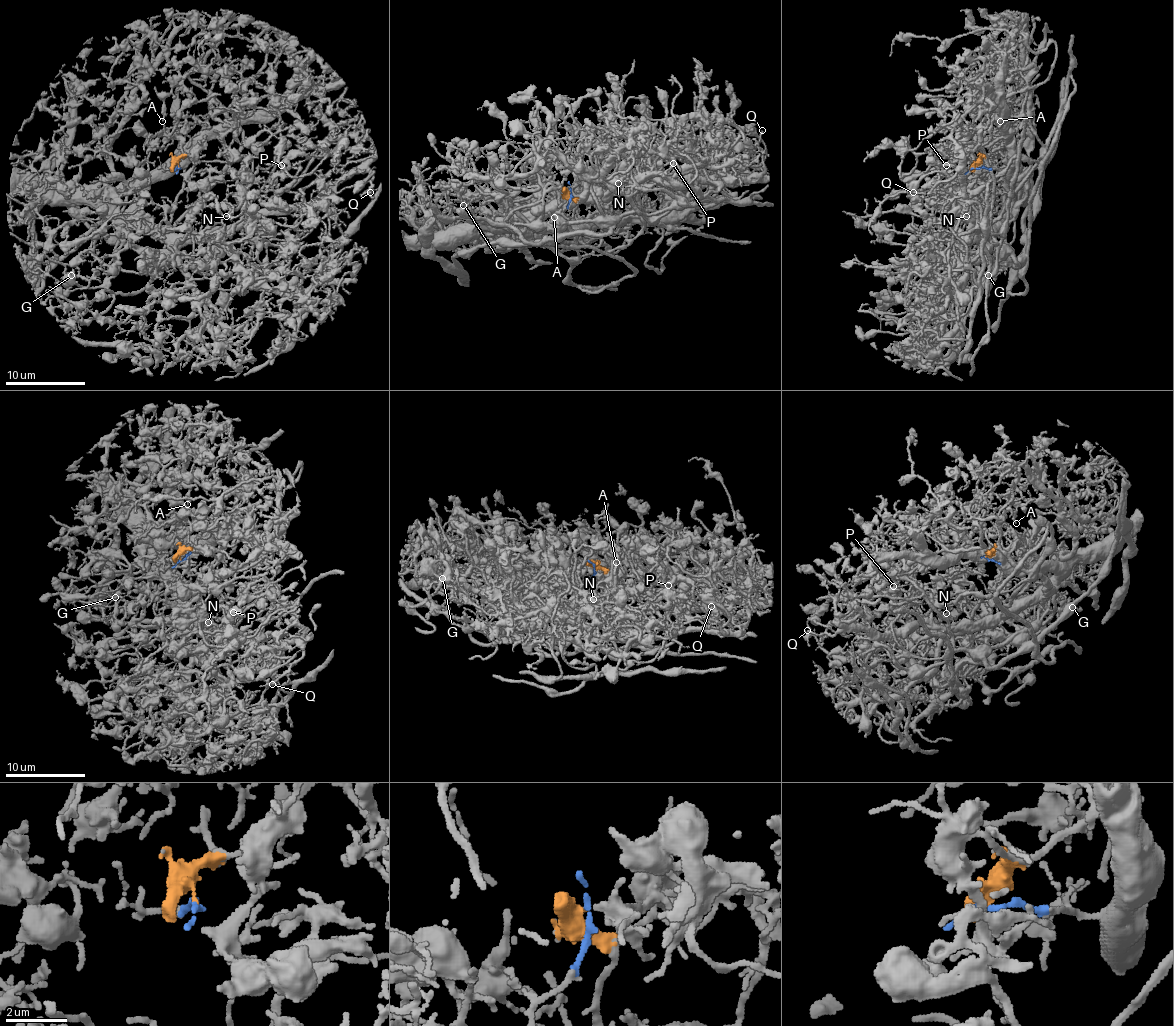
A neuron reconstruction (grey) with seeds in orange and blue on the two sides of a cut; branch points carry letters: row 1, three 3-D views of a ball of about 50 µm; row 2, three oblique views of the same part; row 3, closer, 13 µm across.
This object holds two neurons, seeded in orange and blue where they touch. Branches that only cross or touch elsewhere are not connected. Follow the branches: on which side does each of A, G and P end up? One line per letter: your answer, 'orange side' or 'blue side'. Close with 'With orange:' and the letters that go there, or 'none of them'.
A: orange side
G: orange side
P: orange side
With orange: A, G, P

